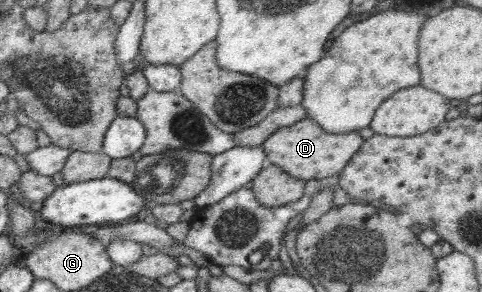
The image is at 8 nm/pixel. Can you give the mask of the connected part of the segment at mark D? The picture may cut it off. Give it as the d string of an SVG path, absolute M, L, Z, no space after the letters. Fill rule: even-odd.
M302 119L287 127L280 127L261 145L267 156L267 162L282 167L294 178L302 178L307 182L332 175L338 175L347 165L353 154L363 143L358 131L344 134L326 132L315 120Z

